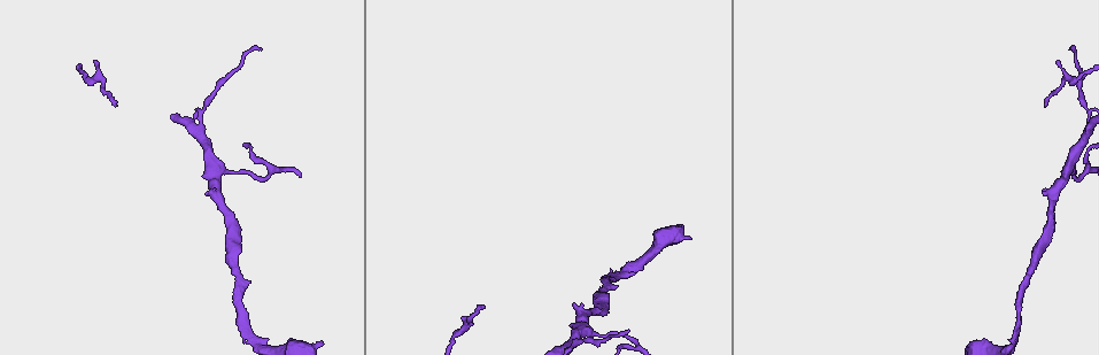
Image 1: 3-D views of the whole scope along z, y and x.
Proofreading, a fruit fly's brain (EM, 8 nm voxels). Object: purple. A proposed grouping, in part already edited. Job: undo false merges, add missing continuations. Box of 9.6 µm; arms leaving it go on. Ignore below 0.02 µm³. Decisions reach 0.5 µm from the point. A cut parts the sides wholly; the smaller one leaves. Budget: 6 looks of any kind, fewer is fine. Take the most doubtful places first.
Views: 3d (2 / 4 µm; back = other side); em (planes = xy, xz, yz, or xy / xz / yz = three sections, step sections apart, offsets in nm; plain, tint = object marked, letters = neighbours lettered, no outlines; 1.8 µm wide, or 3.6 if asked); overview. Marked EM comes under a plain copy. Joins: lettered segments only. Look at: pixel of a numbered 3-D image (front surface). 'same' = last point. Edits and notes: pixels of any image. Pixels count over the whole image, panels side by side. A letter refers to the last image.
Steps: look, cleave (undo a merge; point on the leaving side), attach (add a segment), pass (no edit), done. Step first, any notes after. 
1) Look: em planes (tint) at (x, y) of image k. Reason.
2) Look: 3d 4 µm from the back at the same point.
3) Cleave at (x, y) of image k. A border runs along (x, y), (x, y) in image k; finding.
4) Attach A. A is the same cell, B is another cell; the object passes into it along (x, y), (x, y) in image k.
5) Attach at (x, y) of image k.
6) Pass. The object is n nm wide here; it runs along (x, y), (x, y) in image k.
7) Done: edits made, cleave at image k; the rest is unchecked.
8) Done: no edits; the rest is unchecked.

Look: em planes (letters) at (581, 325) of image 1. Two arms in line, one across.

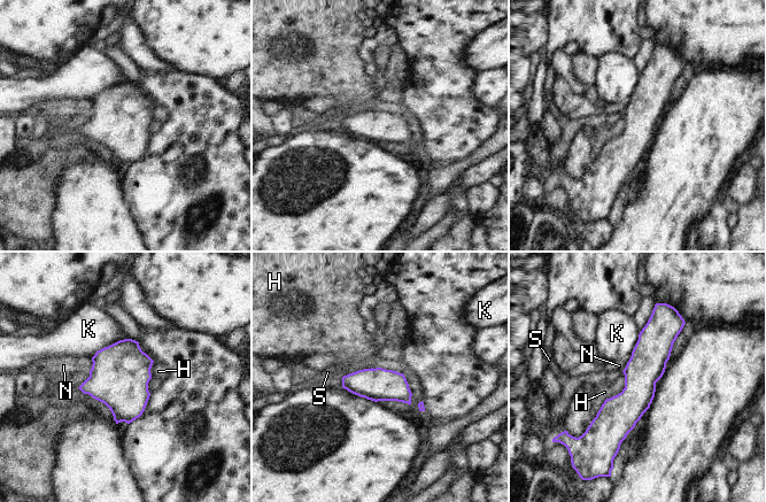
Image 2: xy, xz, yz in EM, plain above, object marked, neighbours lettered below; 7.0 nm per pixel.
Pass. H, K, N and S are other cells; a border runs along (624, 373), (624, 388), (597, 412) in image 2; continuous, no second neuron.

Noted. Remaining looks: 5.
Look: em xy step 16 (letters) at (260, 49) of image 1. Thin end.

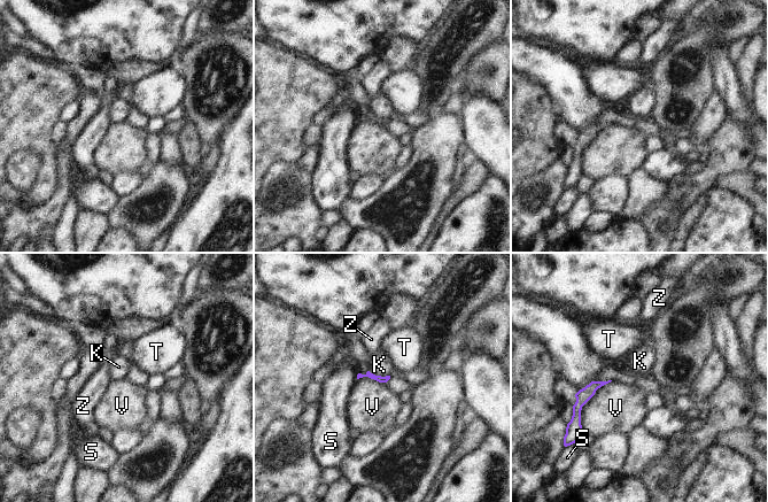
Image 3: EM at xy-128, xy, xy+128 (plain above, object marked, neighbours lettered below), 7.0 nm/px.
Pass. K, S, T, V and Z are other cells; a border runs along (611, 380), (582, 407), (581, 432) in image 3; no lettered segment goes on from it.

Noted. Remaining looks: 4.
Look: em xy step 4 (letters) at (323, 341) of image 1.

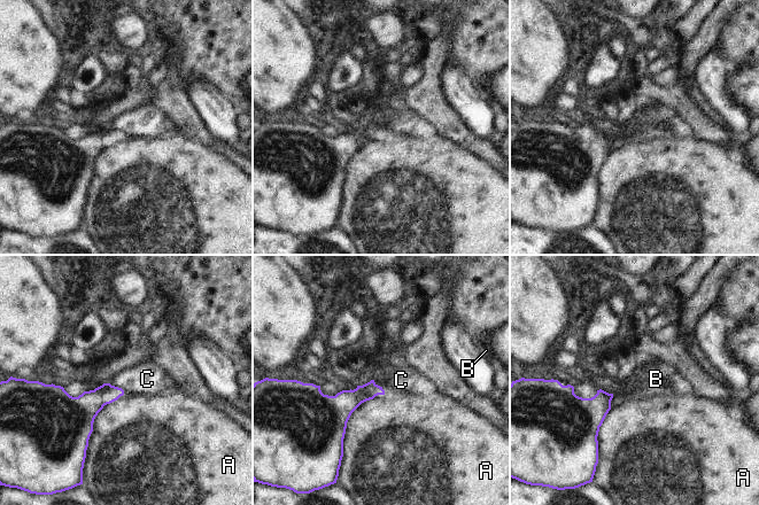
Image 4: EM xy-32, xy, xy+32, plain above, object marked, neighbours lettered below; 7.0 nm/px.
Pass. The object is 120 nm wide here; A, B and C are other cells; a border runs along (109, 382), (119, 387), (124, 394) in image 4; no lettered segment goes on from it.

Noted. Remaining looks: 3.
Done: no edits; the rest is unchecked.

